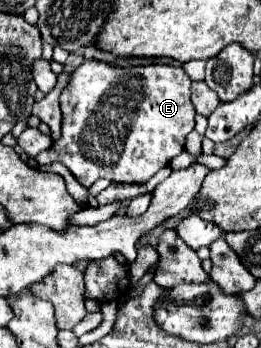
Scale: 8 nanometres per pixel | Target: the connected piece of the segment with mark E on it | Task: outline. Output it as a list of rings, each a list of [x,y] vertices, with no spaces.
[[[88,59],[72,73],[70,83],[60,95],[60,107],[62,107],[60,141],[54,143],[50,151],[38,153],[36,161],[40,165],[48,165],[54,161],[64,163],[84,187],[90,187],[100,177],[112,183],[144,183],[184,151],[184,139],[194,129],[194,115],[196,115],[194,105],[190,101],[190,87],[192,81],[182,67],[172,65],[114,67],[98,59]]]

